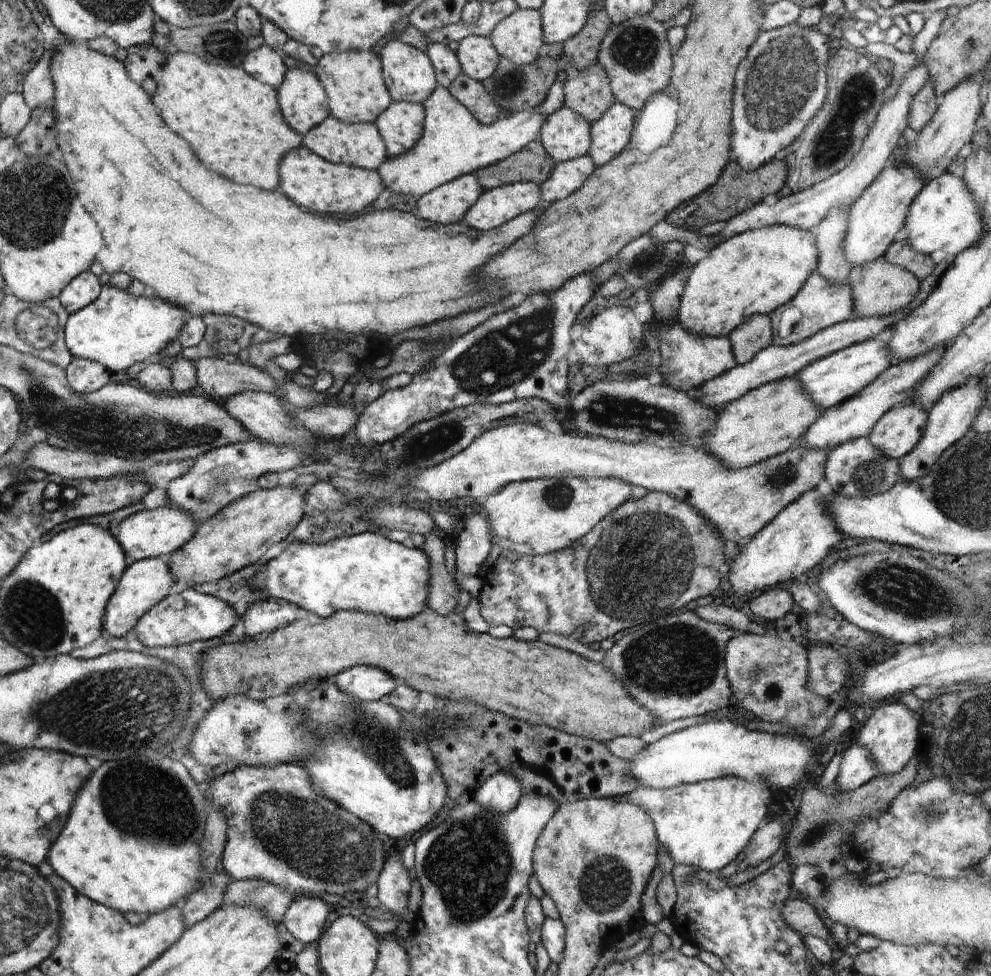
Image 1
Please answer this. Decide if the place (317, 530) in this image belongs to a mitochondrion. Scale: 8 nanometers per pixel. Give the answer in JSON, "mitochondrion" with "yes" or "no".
{"mitochondrion":"yes"}

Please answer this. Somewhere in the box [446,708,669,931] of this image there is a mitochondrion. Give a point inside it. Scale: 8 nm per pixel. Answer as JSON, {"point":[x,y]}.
{"point":[606,885]}

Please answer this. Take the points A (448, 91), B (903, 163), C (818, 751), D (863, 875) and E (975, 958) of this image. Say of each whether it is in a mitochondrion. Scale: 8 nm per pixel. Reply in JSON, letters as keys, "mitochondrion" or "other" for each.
{"A":"other","B":"other","C":"other","D":"other","E":"other"}

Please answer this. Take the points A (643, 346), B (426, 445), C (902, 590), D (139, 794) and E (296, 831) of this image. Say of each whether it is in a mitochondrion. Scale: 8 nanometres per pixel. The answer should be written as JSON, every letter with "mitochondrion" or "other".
{"A":"other","B":"mitochondrion","C":"mitochondrion","D":"mitochondrion","E":"mitochondrion"}

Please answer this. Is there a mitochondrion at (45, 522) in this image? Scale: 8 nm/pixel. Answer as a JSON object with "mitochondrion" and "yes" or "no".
{"mitochondrion":"no"}

